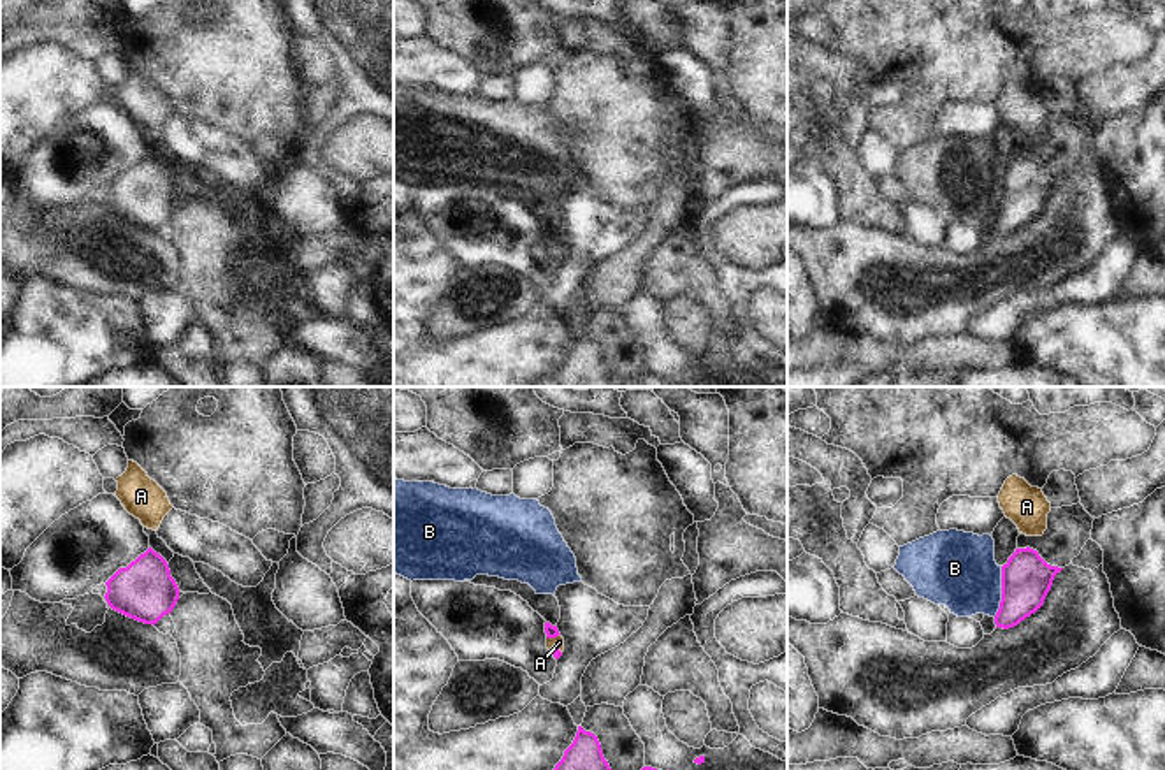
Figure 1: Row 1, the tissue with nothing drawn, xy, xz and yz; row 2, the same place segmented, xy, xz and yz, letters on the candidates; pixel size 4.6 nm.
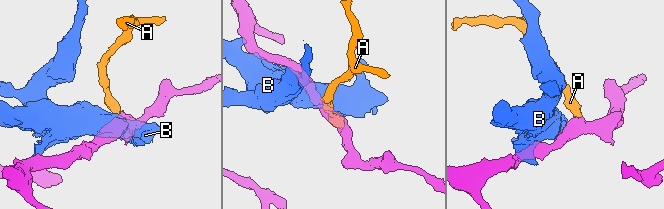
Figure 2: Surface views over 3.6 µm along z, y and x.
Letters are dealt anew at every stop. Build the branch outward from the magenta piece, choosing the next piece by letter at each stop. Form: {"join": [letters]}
{"join": ["A"]}

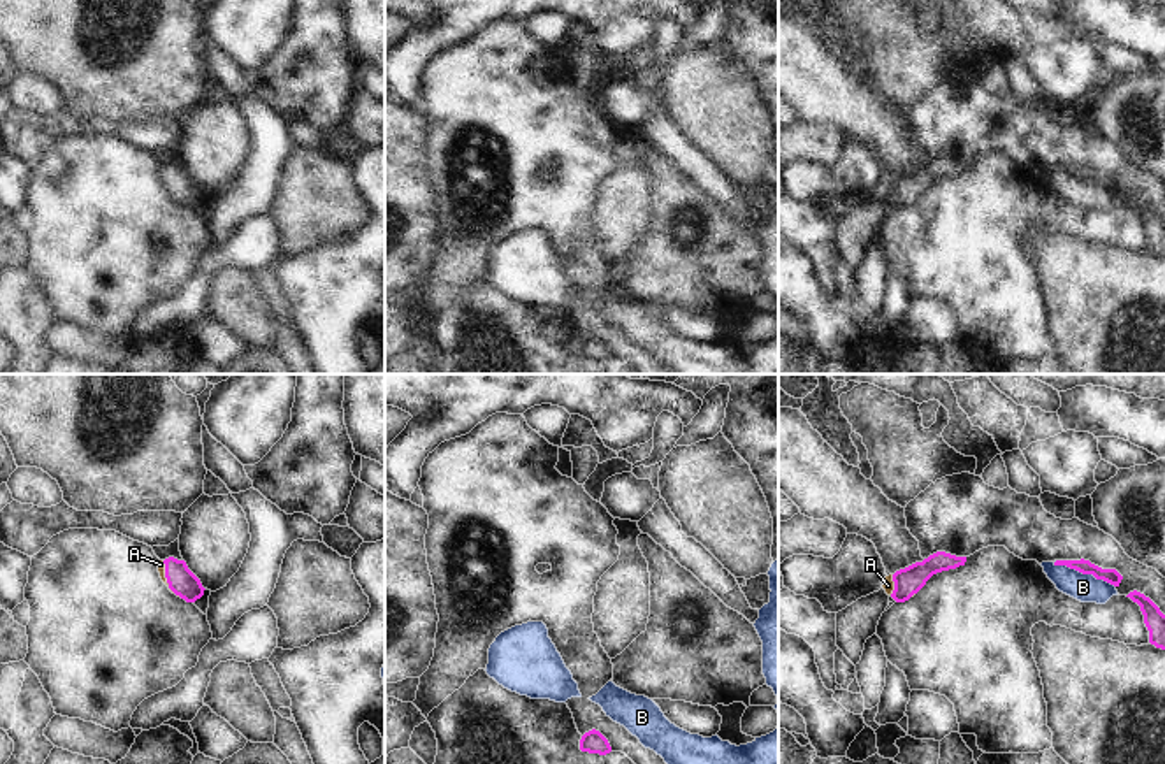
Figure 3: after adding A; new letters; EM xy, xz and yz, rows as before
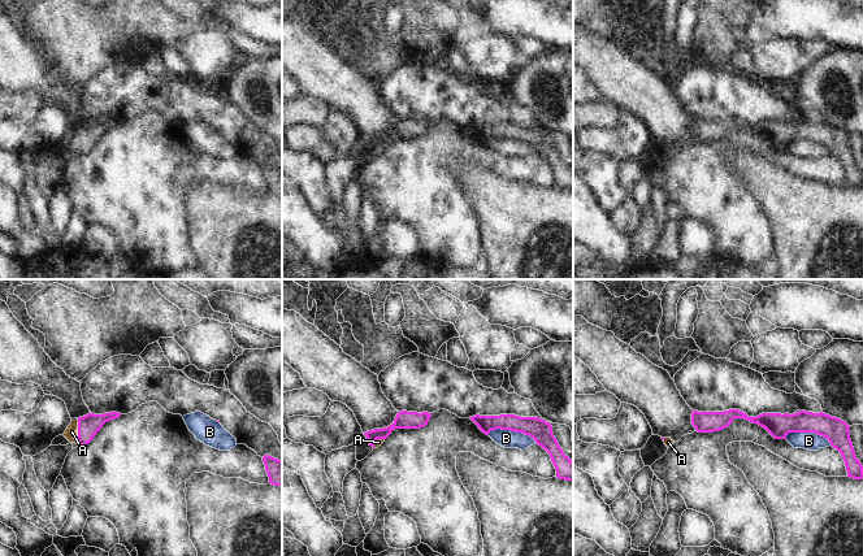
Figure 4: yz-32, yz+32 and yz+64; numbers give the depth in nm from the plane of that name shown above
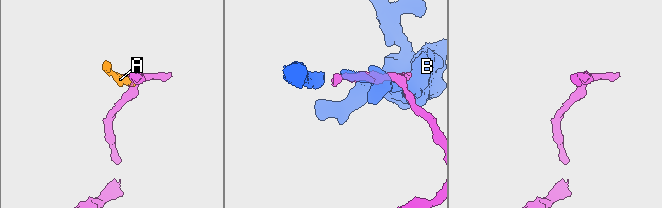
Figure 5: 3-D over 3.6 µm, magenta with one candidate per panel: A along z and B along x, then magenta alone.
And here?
{"join": ["A"]}

